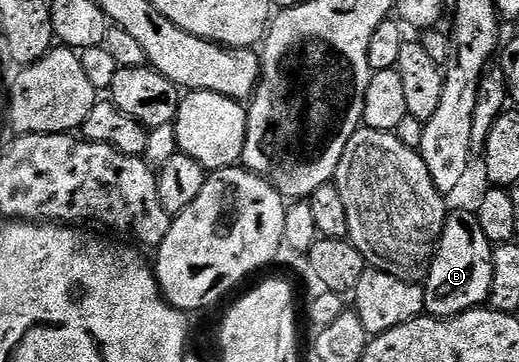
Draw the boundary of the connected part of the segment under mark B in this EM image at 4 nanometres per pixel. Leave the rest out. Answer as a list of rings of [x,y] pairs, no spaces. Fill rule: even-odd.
[[[452,210],[447,216],[431,266],[427,269],[425,311],[436,319],[453,319],[456,315],[482,308],[490,300],[493,285],[493,244],[485,237],[481,221],[474,210]]]

